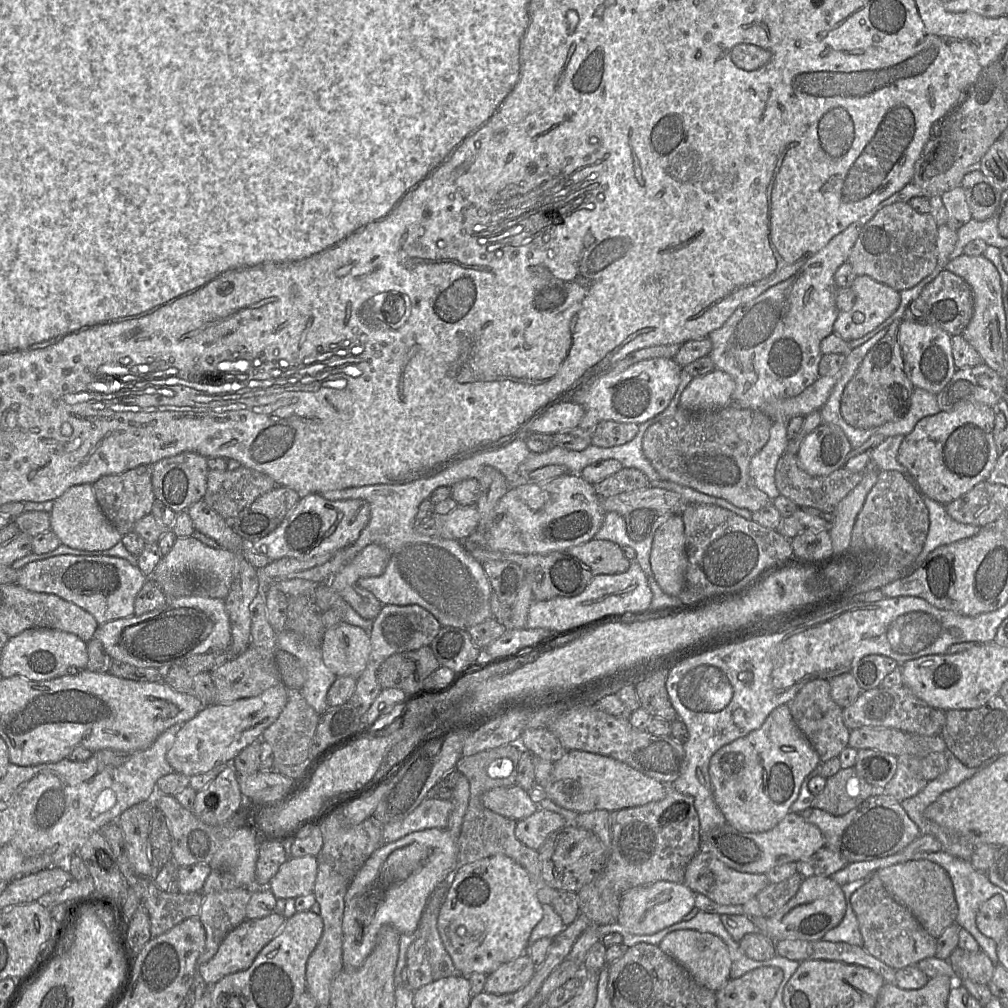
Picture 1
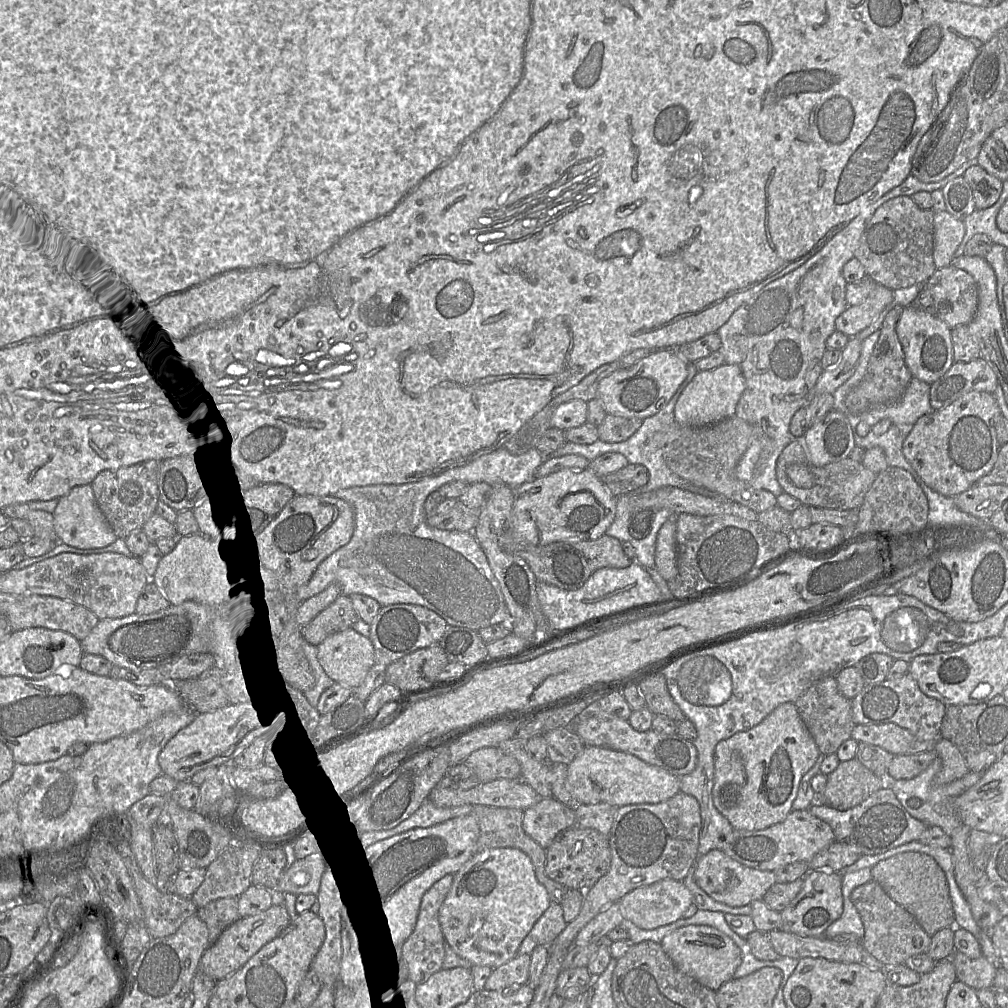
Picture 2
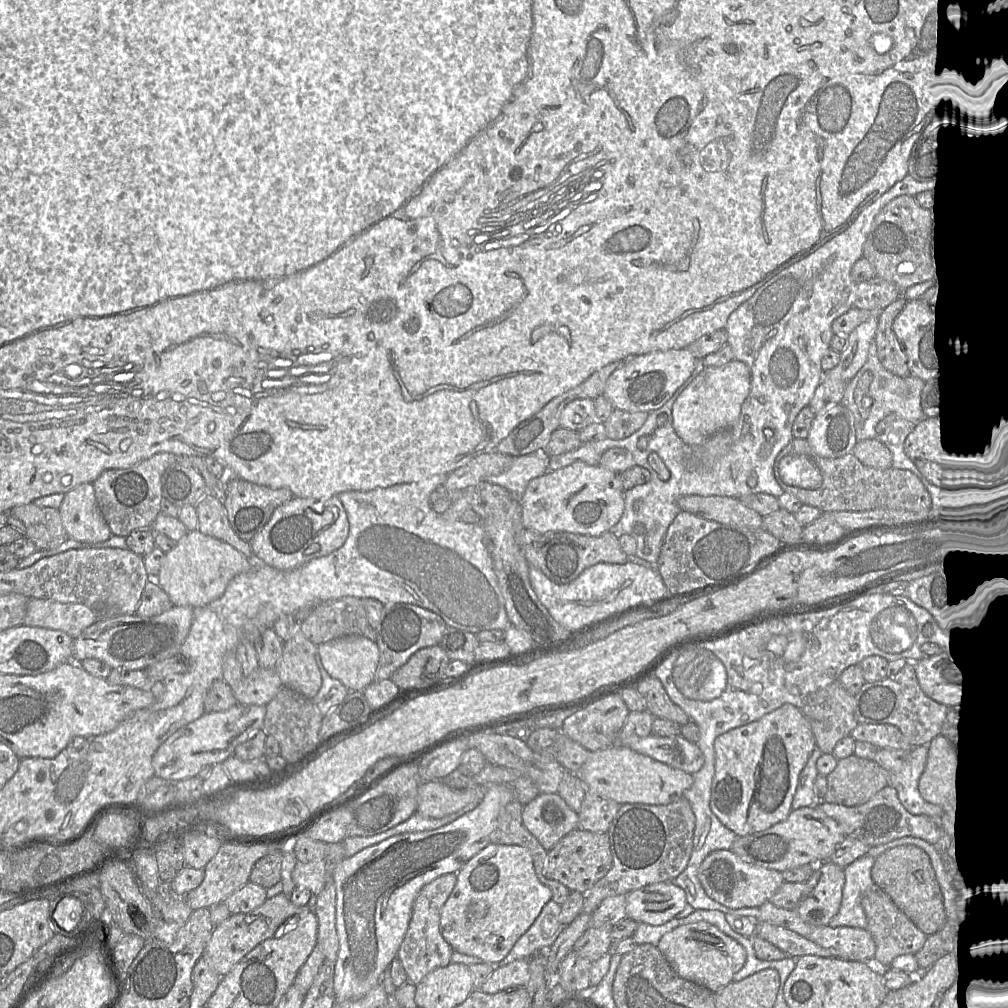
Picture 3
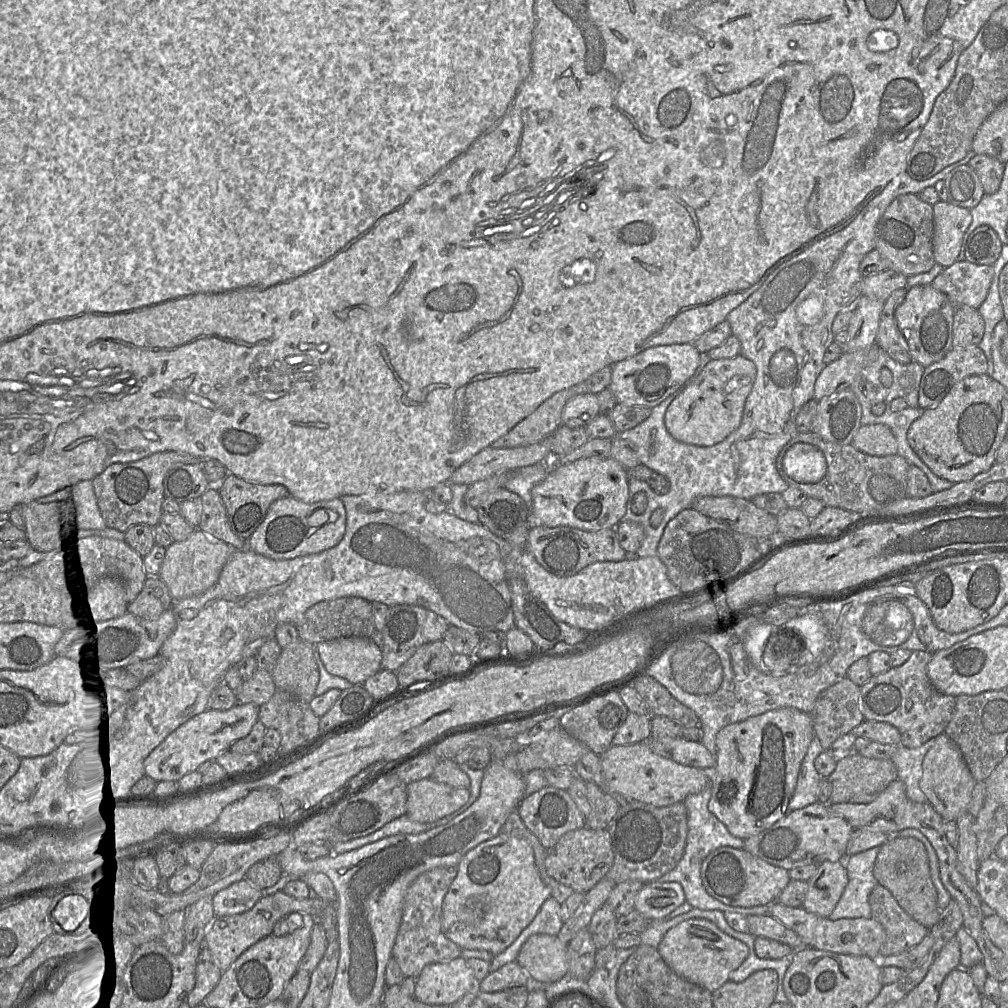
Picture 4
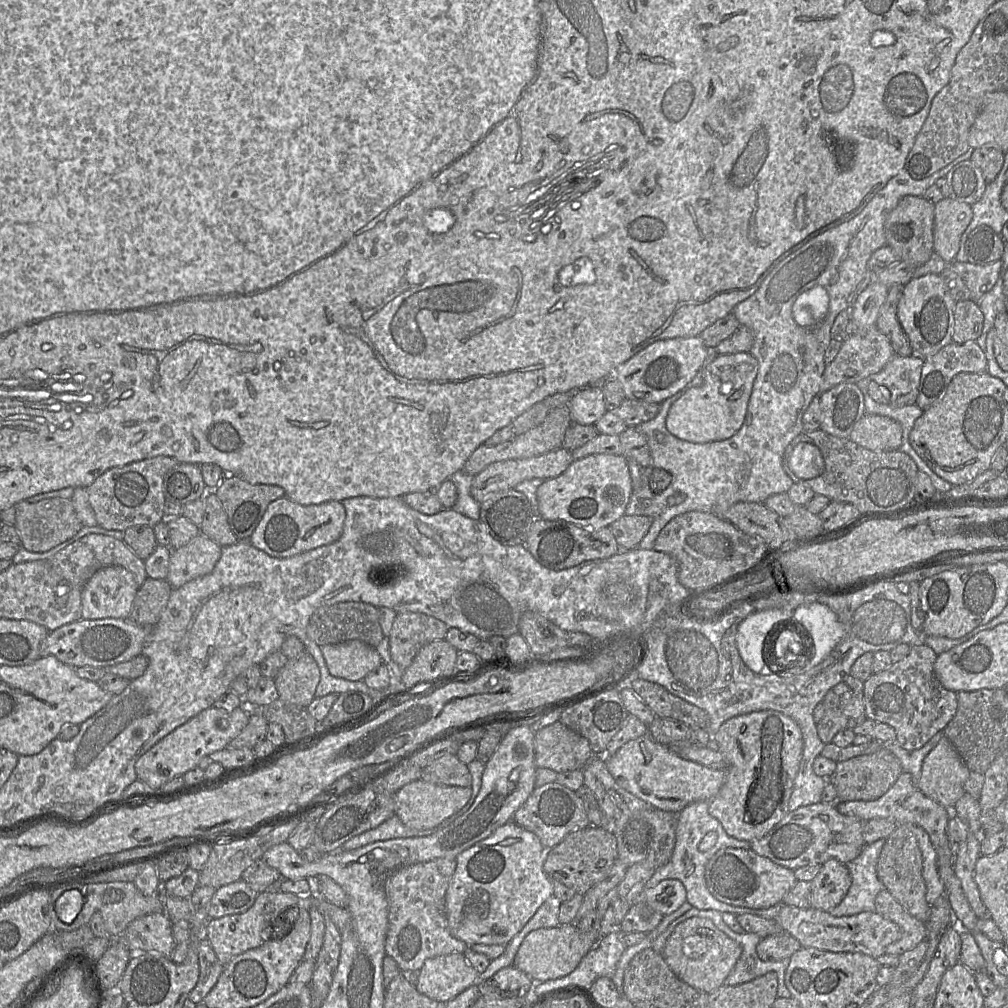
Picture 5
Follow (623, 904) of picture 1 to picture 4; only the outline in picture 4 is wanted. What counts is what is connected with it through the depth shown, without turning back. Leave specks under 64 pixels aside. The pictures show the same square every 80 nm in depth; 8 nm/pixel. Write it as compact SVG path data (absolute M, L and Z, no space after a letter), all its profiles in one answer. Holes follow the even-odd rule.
M677 882L645 883L635 898L634 909L650 920L663 919L686 901Z

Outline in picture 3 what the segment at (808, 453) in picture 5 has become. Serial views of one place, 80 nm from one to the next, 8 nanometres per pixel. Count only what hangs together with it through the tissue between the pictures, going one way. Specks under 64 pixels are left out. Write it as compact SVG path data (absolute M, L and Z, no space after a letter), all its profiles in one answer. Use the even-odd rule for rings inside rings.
M787 455L779 464L779 474L787 485L816 489L822 483L819 468L808 457L803 455Z

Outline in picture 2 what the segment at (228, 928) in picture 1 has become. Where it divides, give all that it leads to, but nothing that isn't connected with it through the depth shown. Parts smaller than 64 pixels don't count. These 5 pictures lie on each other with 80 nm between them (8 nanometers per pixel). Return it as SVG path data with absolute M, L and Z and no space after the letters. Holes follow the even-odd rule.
M238 897L221 898L199 908L197 914L209 931L209 943L214 944L221 933L239 920Z

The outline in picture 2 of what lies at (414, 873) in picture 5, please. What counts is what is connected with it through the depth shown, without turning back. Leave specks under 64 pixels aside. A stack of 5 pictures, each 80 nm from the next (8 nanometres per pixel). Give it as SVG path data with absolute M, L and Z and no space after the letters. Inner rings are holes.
M446 875L437 881L423 896L417 923L413 933L403 946L402 959L409 974L409 983L418 987L432 975L443 969L446 940L440 925L440 909L451 890L454 875Z

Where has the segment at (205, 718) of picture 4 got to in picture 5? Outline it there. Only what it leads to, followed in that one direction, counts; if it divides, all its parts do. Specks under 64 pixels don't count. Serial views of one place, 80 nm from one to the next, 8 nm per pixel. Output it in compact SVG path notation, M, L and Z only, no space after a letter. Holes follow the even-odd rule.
M246 705L231 712L214 706L200 712L165 736L136 761L134 768L137 779L152 790L161 788L175 777L197 767L205 756L228 747L246 727L249 717L250 707Z

